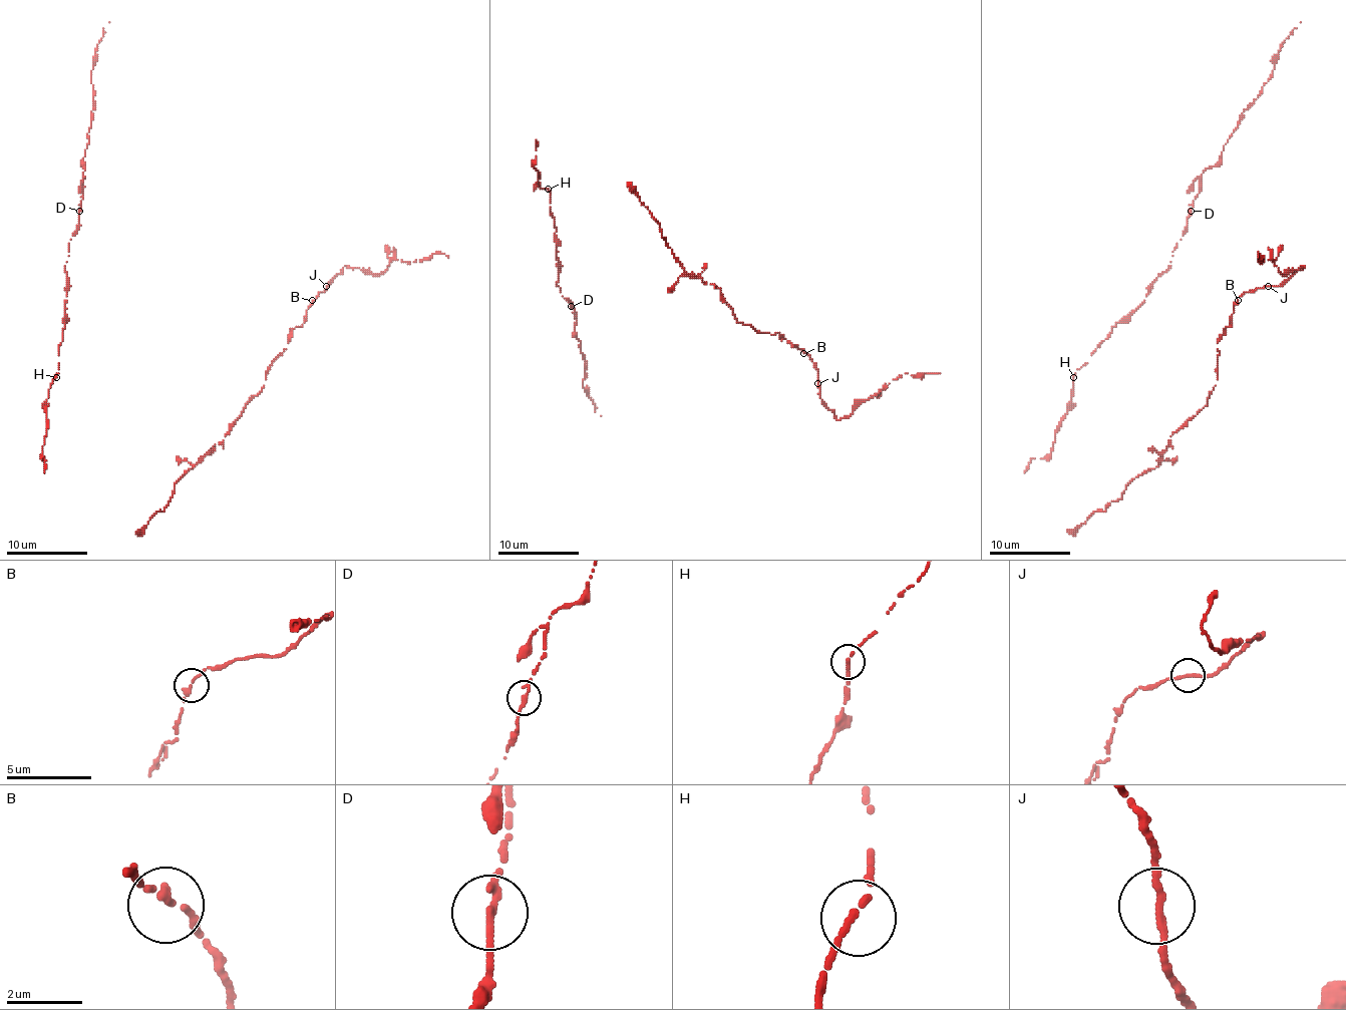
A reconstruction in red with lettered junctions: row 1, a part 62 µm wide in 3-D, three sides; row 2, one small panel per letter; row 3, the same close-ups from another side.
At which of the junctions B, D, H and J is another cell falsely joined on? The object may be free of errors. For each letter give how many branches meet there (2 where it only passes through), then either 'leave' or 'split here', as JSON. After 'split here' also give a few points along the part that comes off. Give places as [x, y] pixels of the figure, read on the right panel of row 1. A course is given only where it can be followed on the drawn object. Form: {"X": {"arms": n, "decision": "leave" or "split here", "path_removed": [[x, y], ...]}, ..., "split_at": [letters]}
{"B": {"arms": 1, "decision": "leave"}, "D": {"arms": 1, "decision": "leave"}, "H": {"arms": 2, "decision": "leave"}, "J": {"arms": 2, "decision": "leave"}, "split_at": []}

